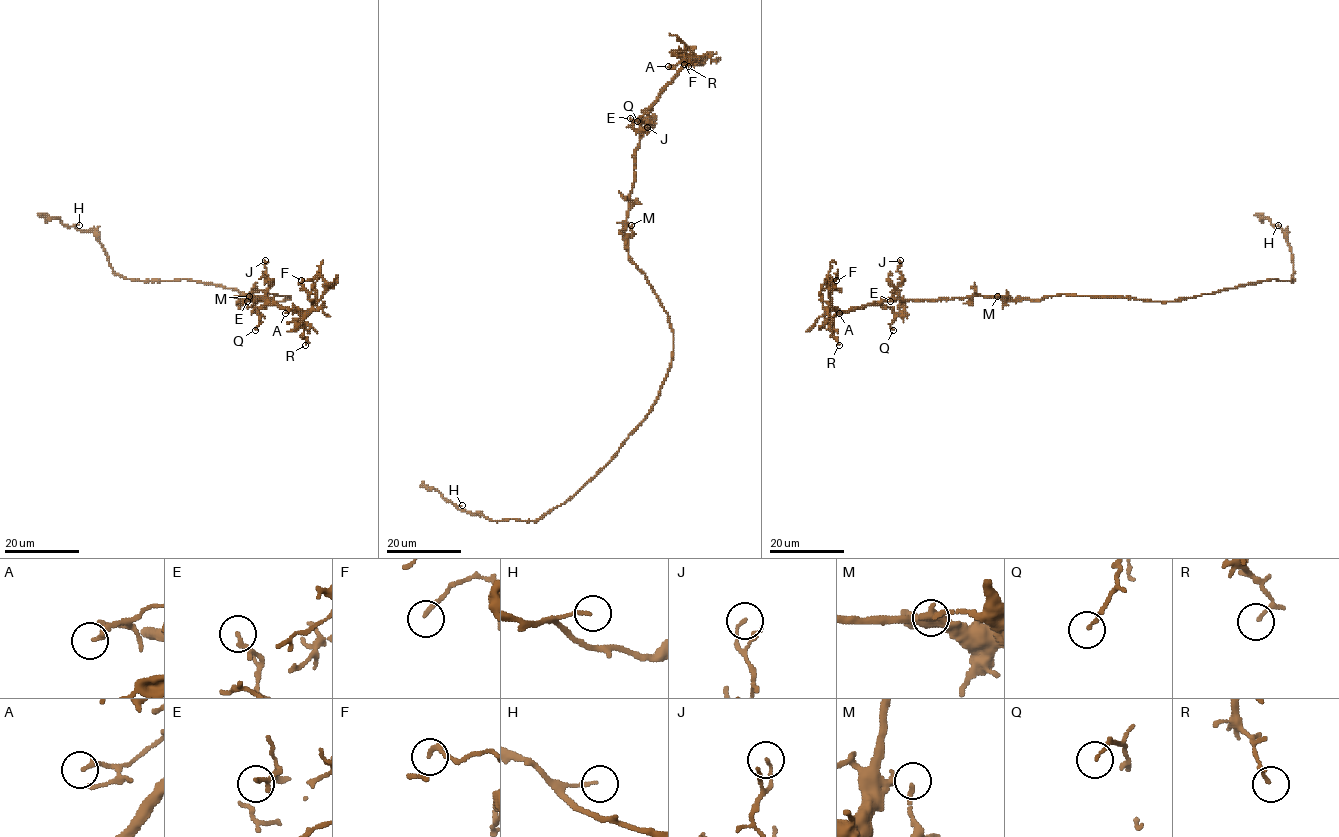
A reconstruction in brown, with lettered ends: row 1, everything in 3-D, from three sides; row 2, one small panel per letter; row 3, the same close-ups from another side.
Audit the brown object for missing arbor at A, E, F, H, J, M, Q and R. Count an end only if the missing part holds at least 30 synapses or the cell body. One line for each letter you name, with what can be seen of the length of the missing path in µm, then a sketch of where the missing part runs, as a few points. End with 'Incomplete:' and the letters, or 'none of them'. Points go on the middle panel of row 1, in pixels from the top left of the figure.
Incomplete: none of them

